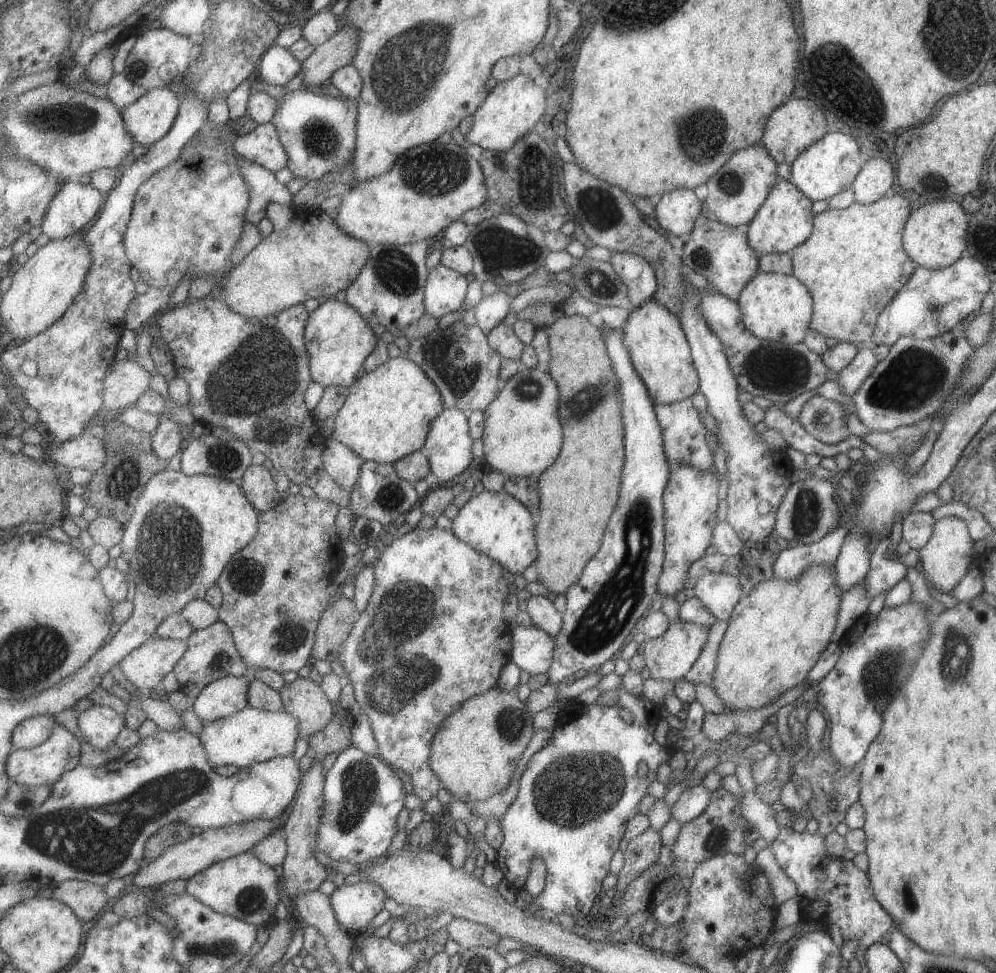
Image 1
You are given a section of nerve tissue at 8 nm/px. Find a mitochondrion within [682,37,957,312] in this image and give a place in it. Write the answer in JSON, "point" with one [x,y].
{"point":[832,61]}

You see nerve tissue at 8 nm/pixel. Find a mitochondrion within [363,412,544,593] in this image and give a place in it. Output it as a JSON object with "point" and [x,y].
{"point":[391,495]}

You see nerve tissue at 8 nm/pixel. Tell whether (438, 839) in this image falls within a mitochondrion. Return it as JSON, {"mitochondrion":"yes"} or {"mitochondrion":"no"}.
{"mitochondrion":"no"}

